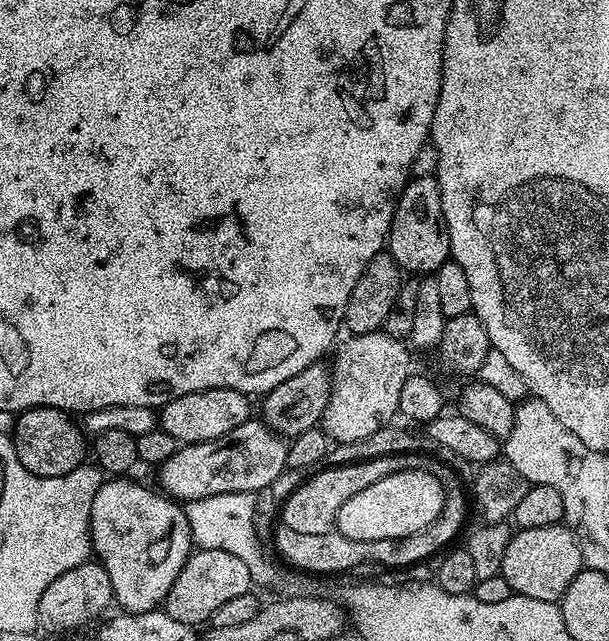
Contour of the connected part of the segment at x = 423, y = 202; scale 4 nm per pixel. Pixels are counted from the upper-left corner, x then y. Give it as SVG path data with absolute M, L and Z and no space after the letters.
M435 175L415 176L400 191L392 219L392 229L388 232L386 251L405 273L434 274L444 265L452 254L450 234L444 221L442 194Z

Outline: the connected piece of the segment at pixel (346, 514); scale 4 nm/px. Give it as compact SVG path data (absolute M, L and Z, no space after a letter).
M403 468L346 498L338 510L335 531L355 540L397 540L430 526L442 514L443 505L444 487L438 477L420 468Z

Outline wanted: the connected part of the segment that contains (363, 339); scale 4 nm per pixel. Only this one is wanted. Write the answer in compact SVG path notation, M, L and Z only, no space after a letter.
M382 330L361 336L349 335L347 339L335 349L336 361L330 364L332 389L322 421L324 431L336 444L358 442L358 438L366 438L366 434L385 427L391 421L388 419L397 415L402 386L410 375L410 348L405 341L396 340Z

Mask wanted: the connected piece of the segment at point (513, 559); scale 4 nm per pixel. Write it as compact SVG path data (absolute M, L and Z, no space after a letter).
M559 523L554 526L519 529L513 535L510 546L506 546L506 558L502 558L500 575L506 578L506 582L510 582L515 595L538 598L542 602L554 604L564 597L566 586L570 586L570 582L574 582L574 578L584 567L584 551L580 548L580 540L575 531L563 523Z

